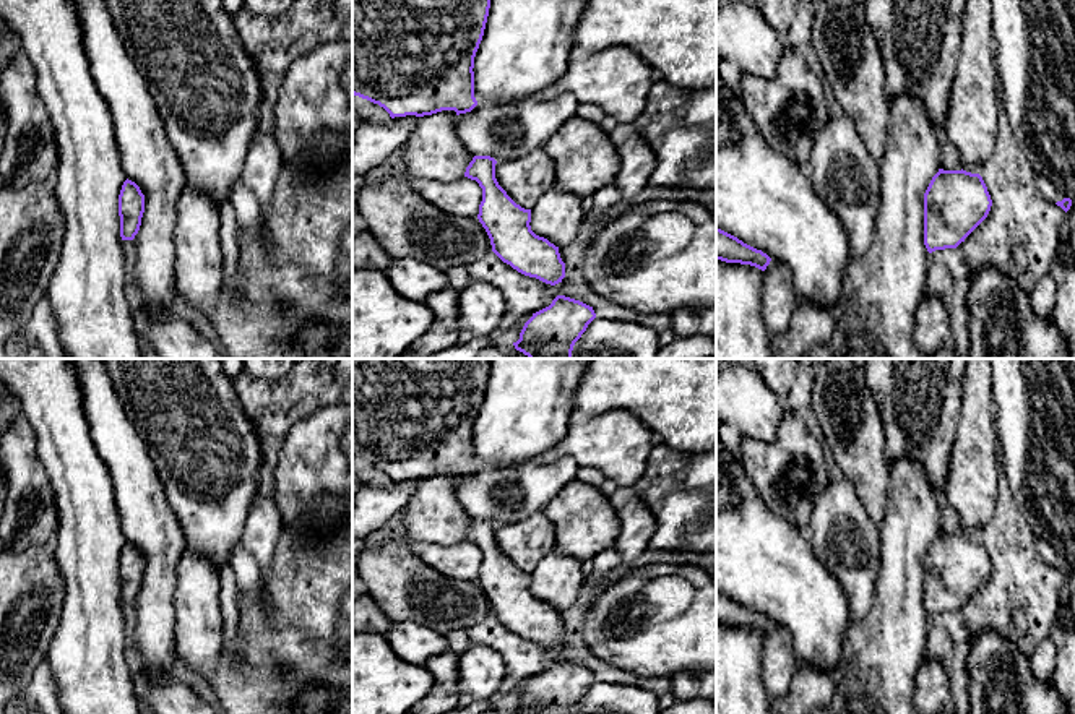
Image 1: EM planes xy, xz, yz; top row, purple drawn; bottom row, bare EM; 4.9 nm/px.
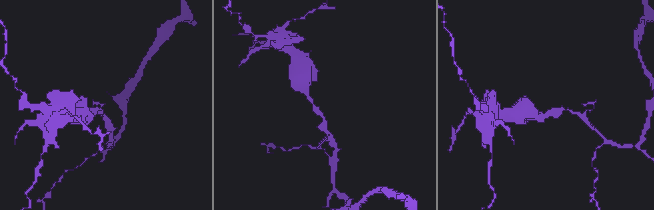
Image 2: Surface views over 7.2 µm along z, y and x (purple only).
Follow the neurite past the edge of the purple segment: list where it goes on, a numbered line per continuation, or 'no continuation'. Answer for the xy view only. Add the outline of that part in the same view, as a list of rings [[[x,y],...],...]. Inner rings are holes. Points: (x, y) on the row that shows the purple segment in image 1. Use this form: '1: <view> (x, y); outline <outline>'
no continuation

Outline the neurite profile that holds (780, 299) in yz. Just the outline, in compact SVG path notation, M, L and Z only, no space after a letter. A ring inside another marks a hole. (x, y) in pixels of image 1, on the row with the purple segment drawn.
M771 260L763 271L762 318L771 334L788 331L797 305L792 271L781 261Z

